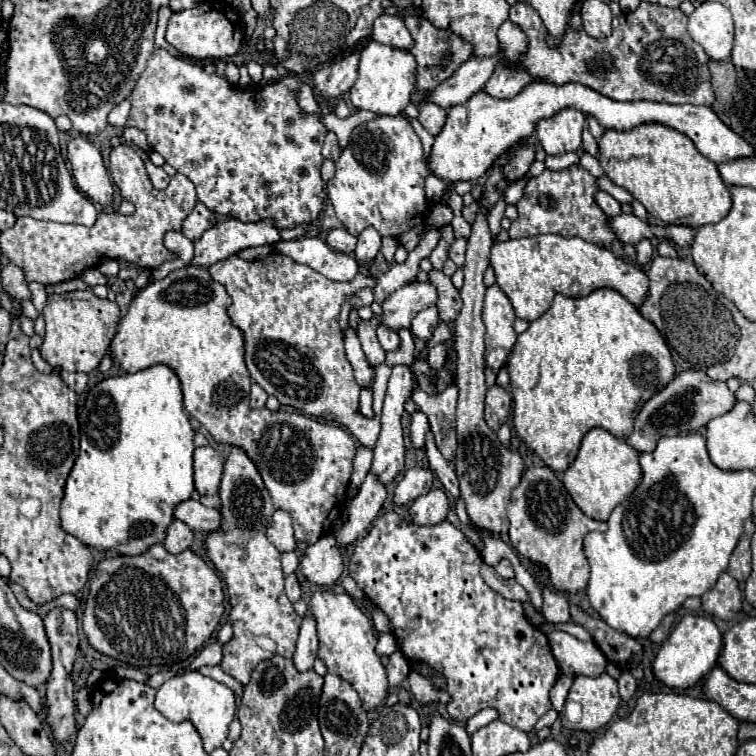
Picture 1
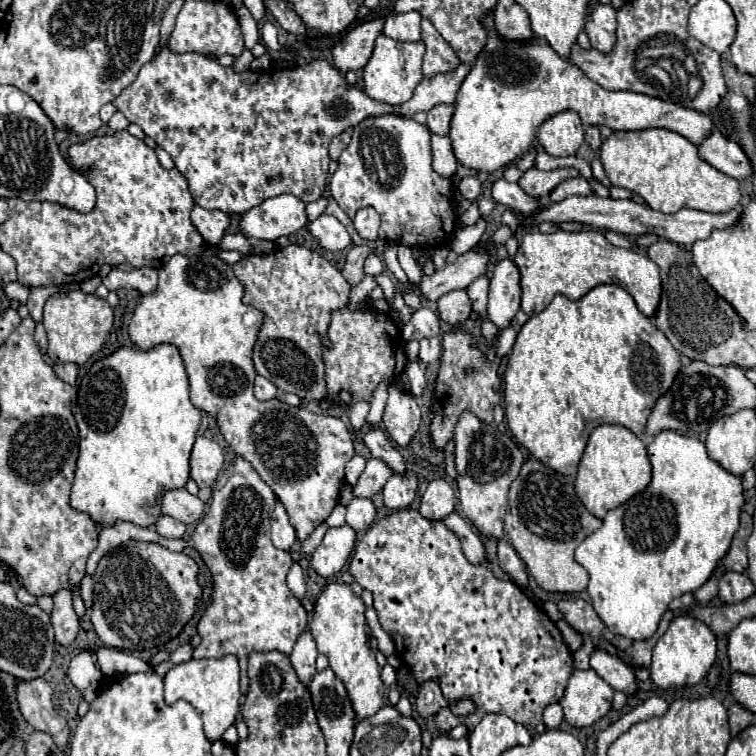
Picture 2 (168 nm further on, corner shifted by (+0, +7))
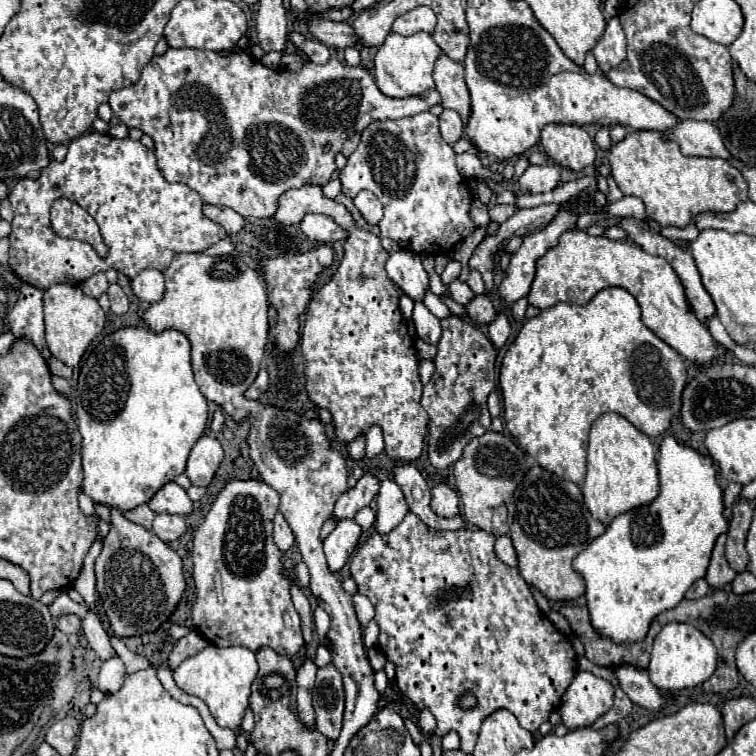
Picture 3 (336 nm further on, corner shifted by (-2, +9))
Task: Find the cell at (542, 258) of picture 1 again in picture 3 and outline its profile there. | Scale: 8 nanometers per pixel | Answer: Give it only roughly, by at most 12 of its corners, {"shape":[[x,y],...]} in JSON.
{"shape":[[569,229],[537,261],[537,309],[623,287],[699,365],[725,353],[663,257]]}

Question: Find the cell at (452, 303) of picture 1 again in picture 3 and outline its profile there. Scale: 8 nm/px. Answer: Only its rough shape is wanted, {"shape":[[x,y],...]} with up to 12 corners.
{"shape":[[487,295],[465,305],[467,317],[477,325],[491,323],[497,315]]}

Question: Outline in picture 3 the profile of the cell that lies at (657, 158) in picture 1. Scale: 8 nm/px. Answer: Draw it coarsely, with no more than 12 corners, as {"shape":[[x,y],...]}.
{"shape":[[659,131],[609,151],[623,195],[659,225],[733,211],[747,181],[725,159],[685,157]]}

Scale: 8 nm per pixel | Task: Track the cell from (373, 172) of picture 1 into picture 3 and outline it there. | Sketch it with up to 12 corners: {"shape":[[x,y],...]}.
{"shape":[[429,111],[363,129],[339,171],[381,237],[447,255],[471,193]]}

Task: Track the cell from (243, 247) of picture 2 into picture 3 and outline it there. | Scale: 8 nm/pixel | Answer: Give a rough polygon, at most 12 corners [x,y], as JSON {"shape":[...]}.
{"shape":[[219,241],[209,247],[205,253],[209,255],[229,255],[235,251],[233,241]]}

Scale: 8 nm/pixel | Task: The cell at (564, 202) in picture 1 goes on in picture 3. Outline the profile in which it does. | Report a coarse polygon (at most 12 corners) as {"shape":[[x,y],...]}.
{"shape":[[529,165],[519,177],[523,193],[549,193],[561,167]]}

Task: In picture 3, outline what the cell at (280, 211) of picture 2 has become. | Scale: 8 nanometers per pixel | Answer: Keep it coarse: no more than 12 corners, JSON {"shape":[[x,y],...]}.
{"shape":[[305,185],[271,219],[323,213],[345,257],[307,307],[307,393],[339,443],[379,423],[415,461],[417,353],[389,253]]}

